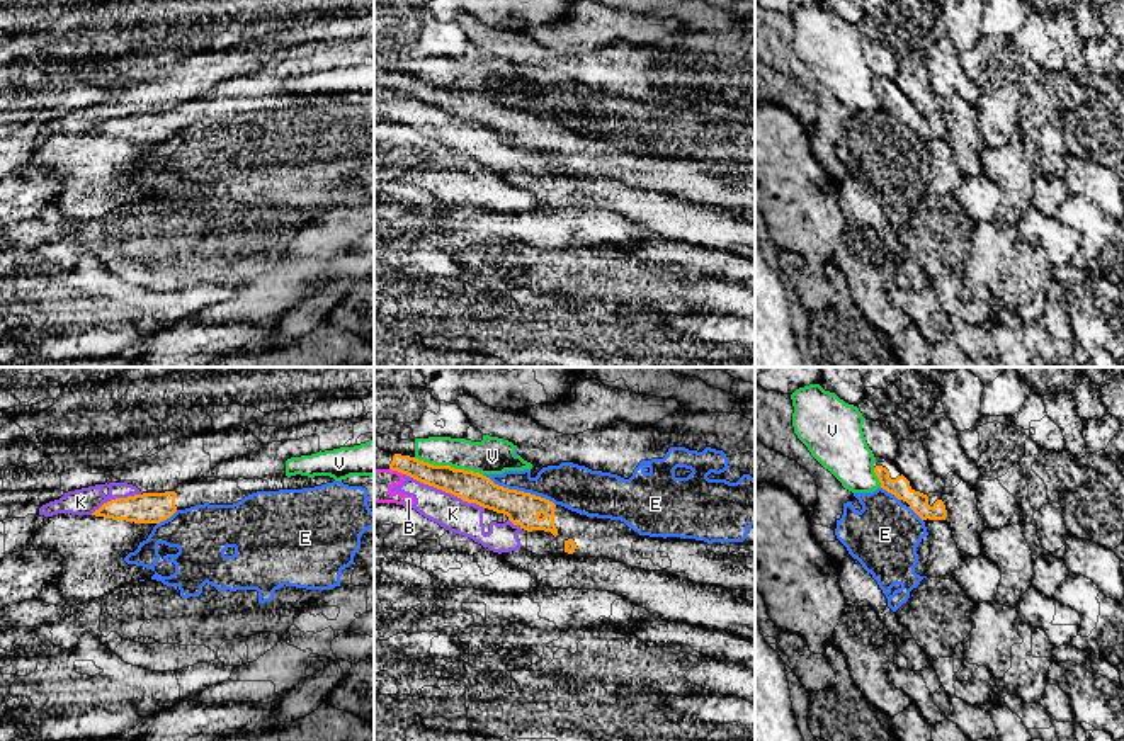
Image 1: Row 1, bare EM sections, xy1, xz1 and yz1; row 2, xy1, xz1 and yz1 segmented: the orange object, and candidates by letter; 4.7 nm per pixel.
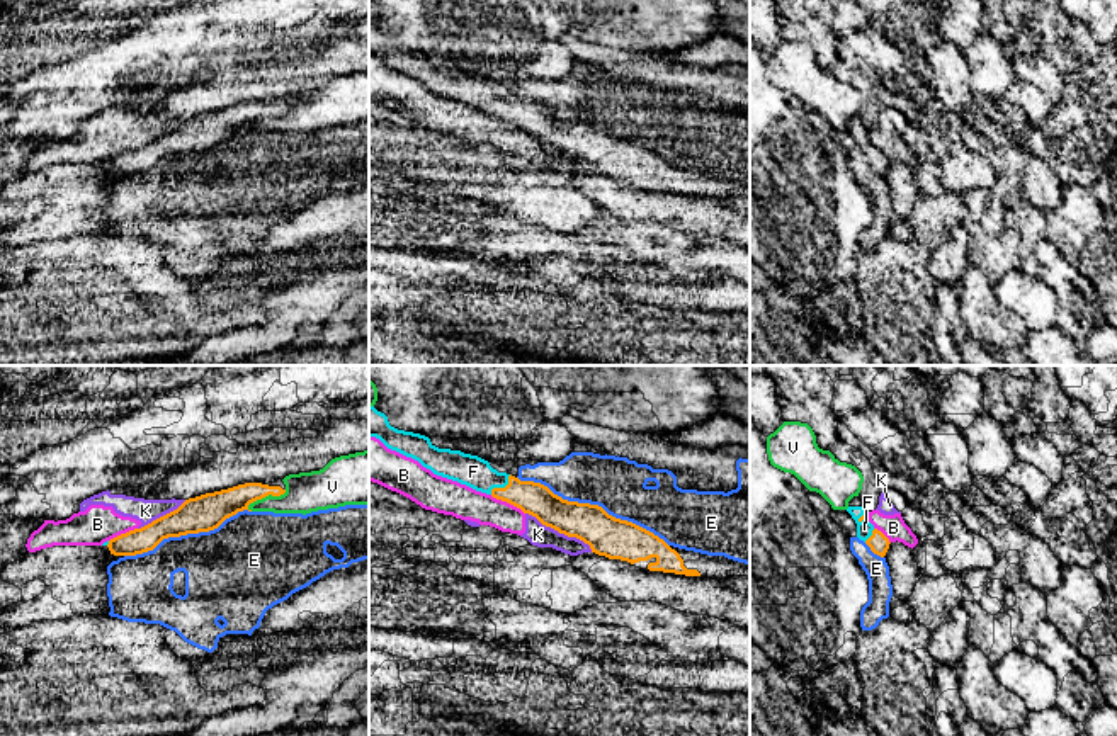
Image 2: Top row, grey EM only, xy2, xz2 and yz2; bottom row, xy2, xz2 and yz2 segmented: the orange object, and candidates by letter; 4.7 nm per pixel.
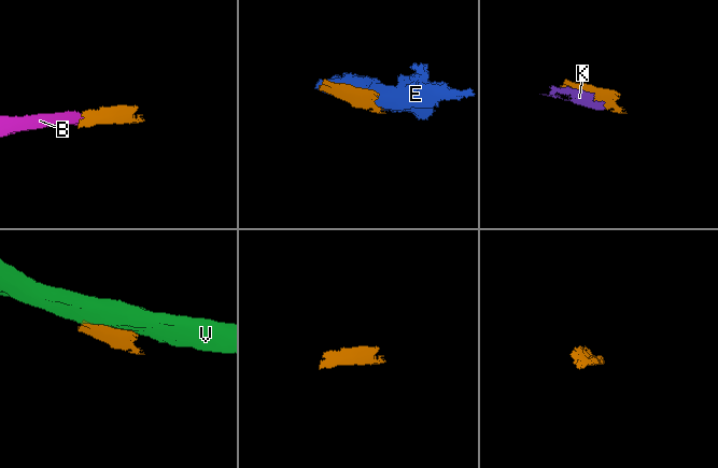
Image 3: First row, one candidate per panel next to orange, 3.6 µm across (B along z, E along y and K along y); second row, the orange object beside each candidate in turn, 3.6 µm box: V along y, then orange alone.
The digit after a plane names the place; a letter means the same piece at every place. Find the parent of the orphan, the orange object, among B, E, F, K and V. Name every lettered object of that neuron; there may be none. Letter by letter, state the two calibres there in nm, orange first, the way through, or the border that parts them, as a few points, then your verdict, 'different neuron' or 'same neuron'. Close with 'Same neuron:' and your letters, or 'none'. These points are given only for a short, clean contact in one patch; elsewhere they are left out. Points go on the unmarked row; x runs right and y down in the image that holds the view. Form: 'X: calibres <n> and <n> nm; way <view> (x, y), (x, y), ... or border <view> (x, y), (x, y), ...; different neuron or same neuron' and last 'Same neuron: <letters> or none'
B: calibres 160 and 160 nm; border xz2 (490, 114), (515, 124), (524, 133); different neuron
E: calibres 190 and 260 nm; different neuron
F: calibres 160 and 150 nm; way xz2 (534, 118), (502, 107), (473, 90); same neuron
K: calibres 150 and 160 nm; different neuron
V: calibres 150 and 180 nm; different neuron
Same neuron: F

